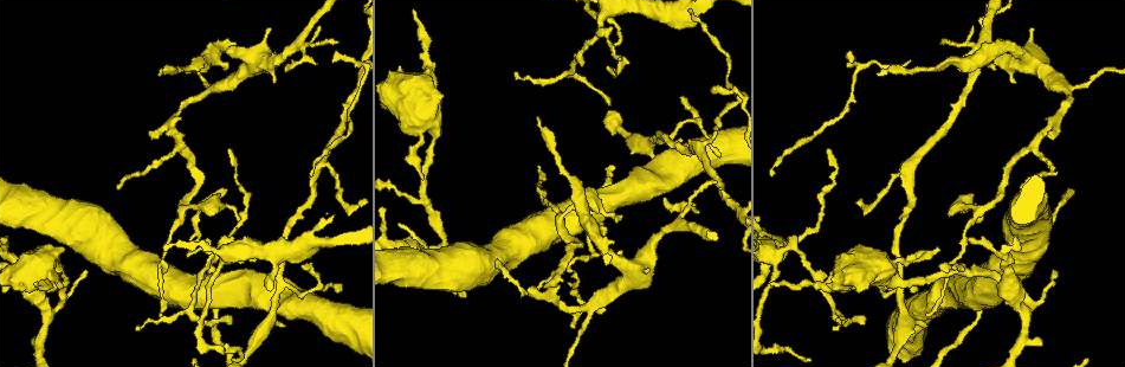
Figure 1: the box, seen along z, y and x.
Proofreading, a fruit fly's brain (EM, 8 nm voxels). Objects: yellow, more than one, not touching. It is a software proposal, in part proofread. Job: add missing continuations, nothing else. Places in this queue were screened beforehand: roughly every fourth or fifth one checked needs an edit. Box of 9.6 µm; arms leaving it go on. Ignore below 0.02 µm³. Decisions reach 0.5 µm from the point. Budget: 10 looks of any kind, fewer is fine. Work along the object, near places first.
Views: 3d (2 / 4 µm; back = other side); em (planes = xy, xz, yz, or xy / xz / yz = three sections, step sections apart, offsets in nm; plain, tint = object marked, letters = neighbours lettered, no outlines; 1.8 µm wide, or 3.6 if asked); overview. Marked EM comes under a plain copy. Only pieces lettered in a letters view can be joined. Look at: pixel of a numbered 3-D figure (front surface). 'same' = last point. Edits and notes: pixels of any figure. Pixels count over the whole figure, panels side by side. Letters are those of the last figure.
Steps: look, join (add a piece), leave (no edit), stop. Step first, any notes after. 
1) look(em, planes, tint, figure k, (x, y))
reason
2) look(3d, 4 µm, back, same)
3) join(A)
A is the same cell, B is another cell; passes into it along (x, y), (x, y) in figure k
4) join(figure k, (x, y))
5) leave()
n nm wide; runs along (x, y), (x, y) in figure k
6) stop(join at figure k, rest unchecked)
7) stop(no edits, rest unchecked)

look(em, planes, letters, figure 1, (65, 285))
sudden change in width

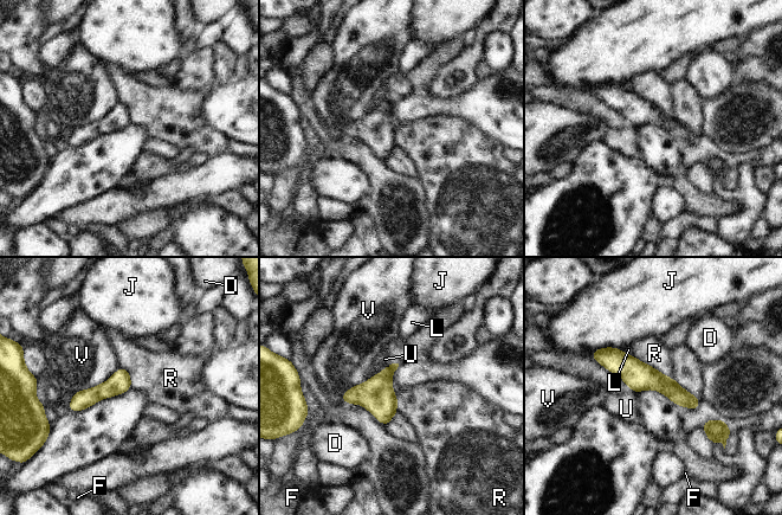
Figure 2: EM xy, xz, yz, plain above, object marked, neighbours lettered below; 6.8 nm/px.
leave()
D, F, J, L, R, U and V are other cells; border along (633, 354), (672, 378) in figure 2; none of them fits

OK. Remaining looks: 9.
look(em, xz, step 4, letters, figure 1, (1042, 345))
an open end

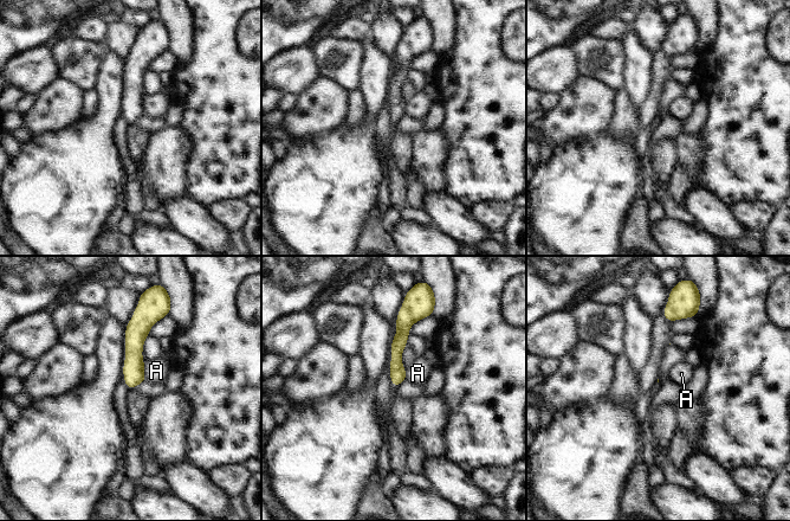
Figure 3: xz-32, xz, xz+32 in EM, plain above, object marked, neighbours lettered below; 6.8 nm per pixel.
leave()
A is another cell; runs along (142, 319), (134, 339), (130, 385) in figure 3; none of them fits

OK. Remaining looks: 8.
look(em, planes, letters, figure 1, (927, 324))
tapers out

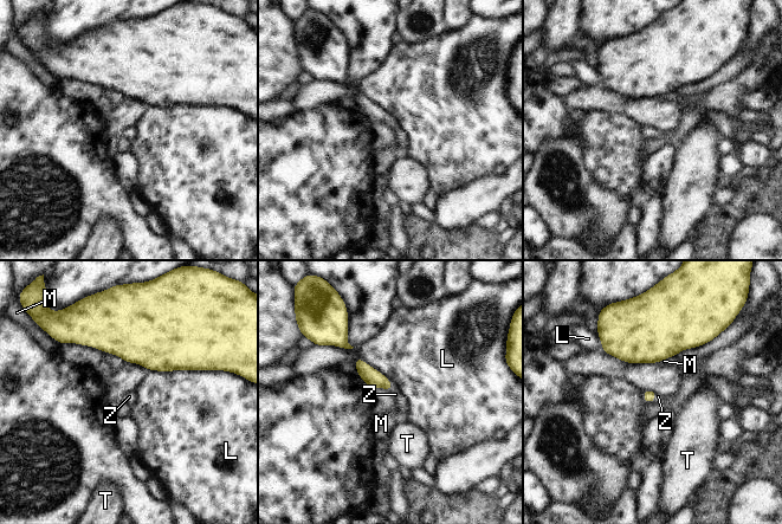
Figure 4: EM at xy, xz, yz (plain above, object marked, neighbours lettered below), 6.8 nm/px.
join(Z)
Z is the same cell, L, M and T are other cells; passes into it along (374, 379), (393, 386), (400, 405) in figure 4; it goes on there

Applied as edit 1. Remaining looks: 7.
look(3d, 2 µm, figure 1, (978, 223))
tapers out

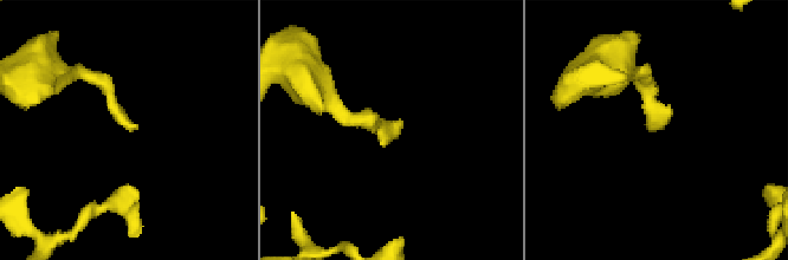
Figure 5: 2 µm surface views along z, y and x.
look(em, yz, step 16, letters, figure 5, (399, 125))
need the tissue

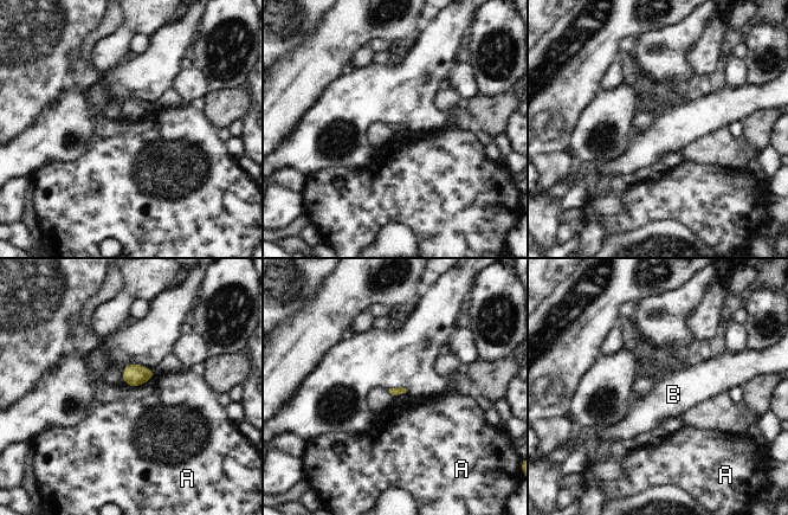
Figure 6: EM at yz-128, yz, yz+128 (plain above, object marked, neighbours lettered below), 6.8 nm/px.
look(em, planes, letters, same)
cut it another way

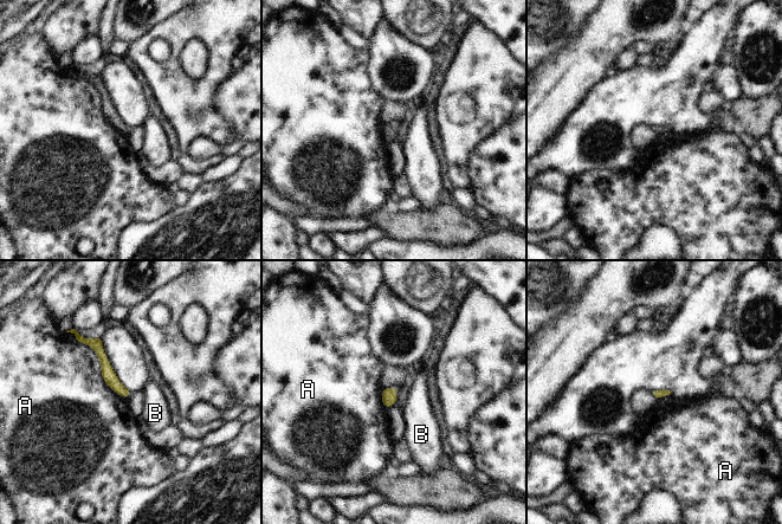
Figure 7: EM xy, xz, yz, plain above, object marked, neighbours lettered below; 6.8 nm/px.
leave()
A touches over 600 nm; A and B are other cells; none of them fits

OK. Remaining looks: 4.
stop(join at figure 4, rest unchecked)

